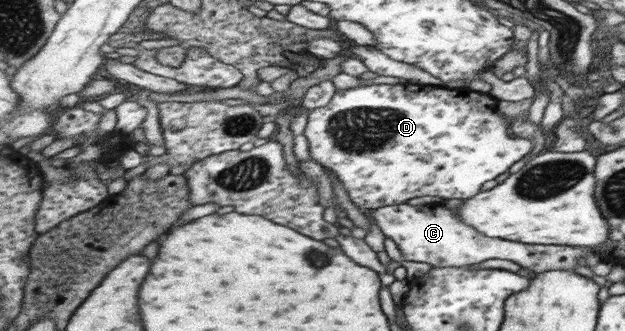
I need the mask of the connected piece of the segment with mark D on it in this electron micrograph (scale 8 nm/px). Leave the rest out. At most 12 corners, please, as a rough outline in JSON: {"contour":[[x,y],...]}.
{"contour":[[366,85],[310,111],[361,211],[482,193],[534,150],[492,94]]}

